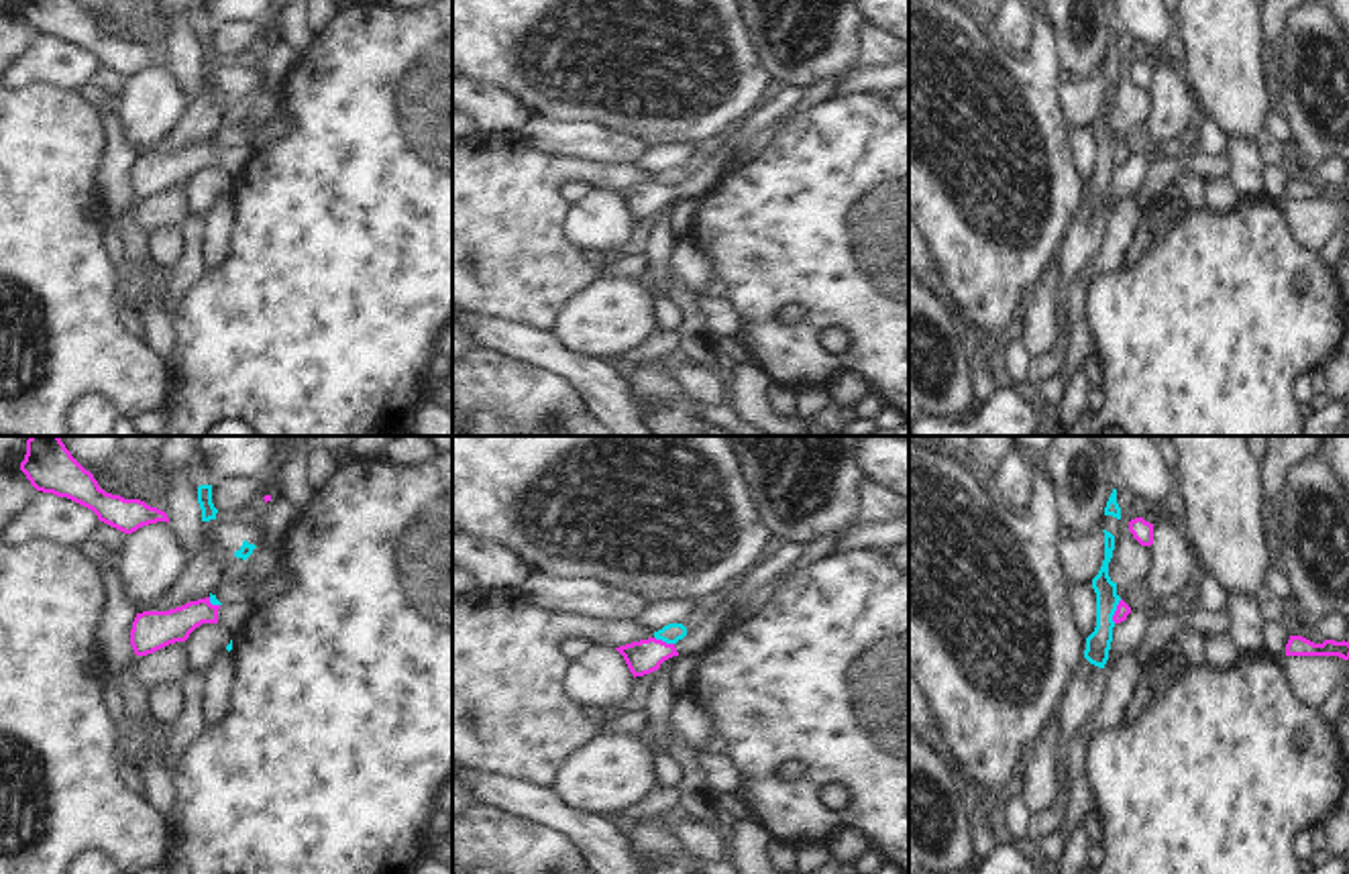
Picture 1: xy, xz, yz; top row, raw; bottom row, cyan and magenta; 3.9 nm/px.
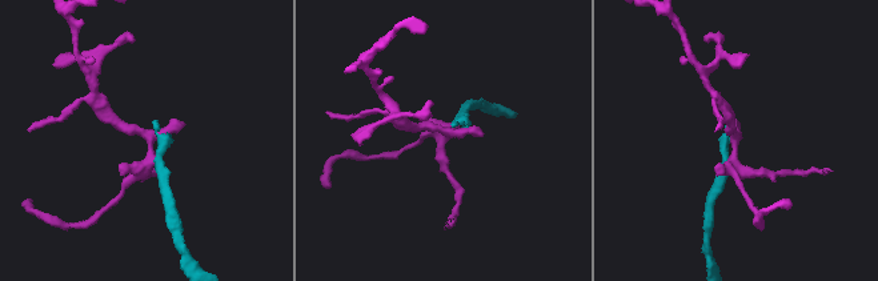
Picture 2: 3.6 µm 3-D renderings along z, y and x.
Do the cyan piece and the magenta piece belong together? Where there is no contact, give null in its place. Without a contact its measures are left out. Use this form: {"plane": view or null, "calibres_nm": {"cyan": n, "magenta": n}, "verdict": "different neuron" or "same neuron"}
{"plane": "yz", "calibres_nm": {"cyan": 100, "magenta": 60}, "verdict": "different neuron"}

